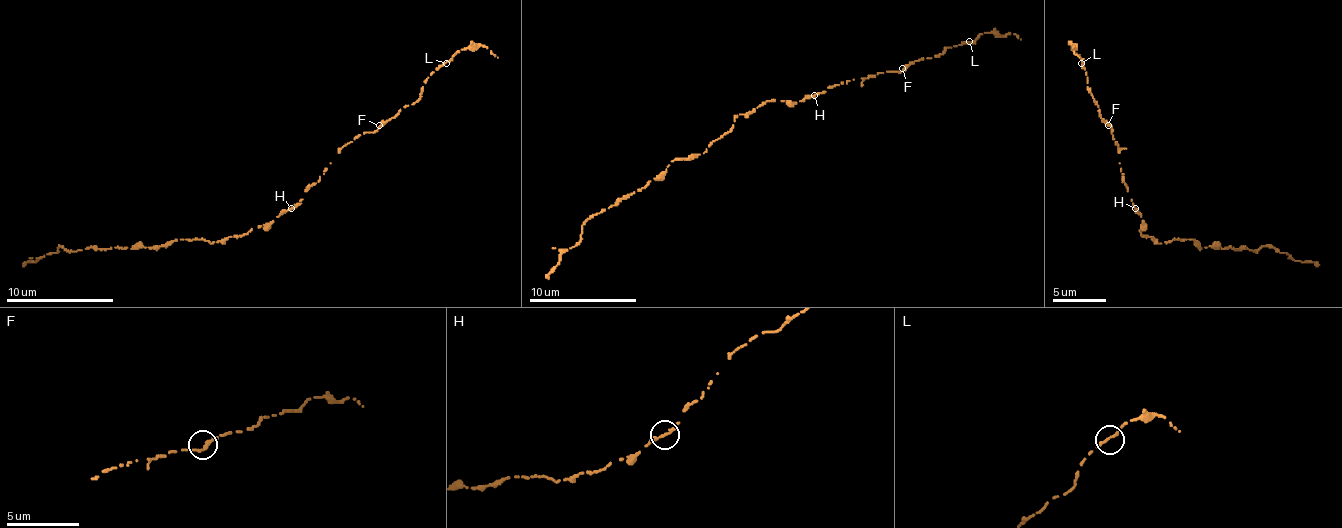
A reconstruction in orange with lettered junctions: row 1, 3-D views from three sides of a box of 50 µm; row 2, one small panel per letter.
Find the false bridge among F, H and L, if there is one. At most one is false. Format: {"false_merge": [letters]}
{"false_merge": []}

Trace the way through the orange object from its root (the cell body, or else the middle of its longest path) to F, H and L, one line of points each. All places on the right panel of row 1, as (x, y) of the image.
F: (1143, 221), (1127, 192), (1119, 162), (1119, 146), (1108, 125)
H: (1143, 221), (1135, 208)
L: (1143, 221), (1124, 184), (1119, 146), (1086, 87), (1086, 71), (1081, 63)

